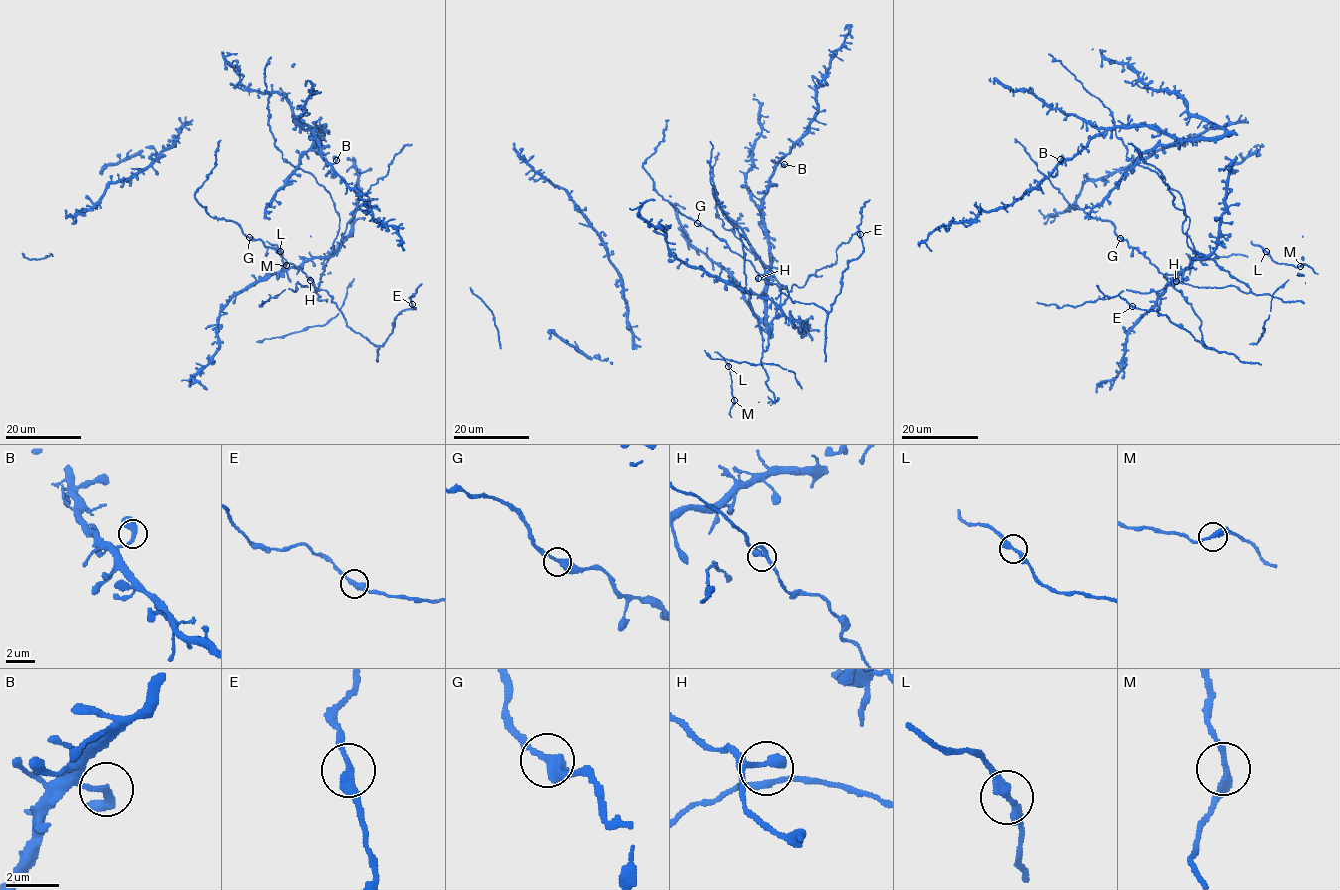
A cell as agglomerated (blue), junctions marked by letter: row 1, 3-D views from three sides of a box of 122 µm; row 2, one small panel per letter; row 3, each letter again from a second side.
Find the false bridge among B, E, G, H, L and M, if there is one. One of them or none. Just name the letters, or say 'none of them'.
none of them

